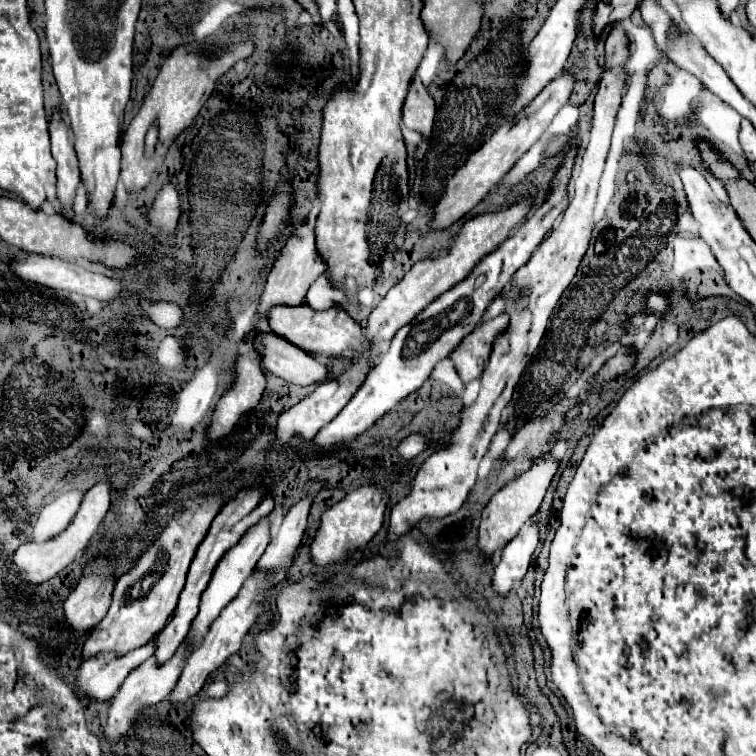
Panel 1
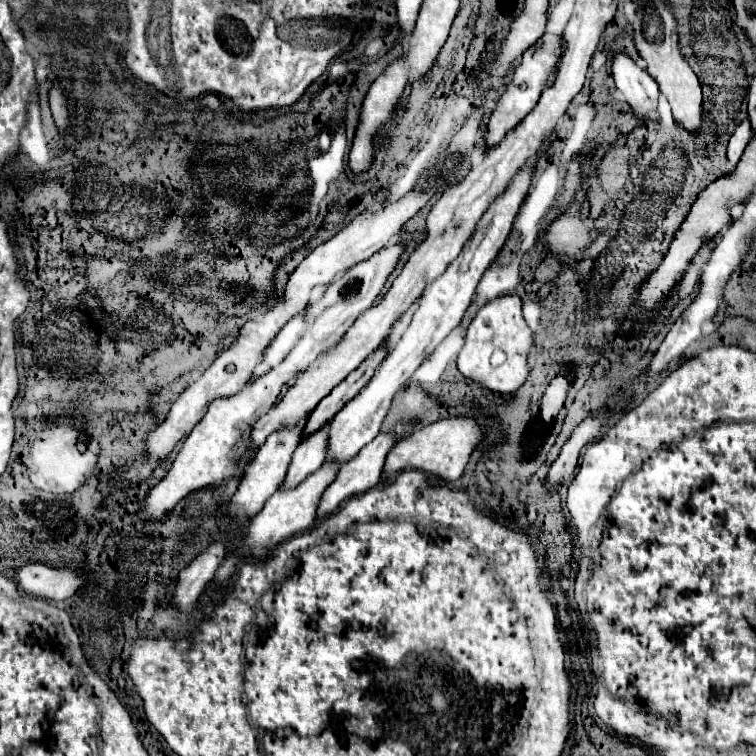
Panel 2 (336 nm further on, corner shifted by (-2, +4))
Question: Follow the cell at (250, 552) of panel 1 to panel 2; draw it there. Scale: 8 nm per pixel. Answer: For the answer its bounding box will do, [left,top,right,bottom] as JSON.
[280,424,328,490]

